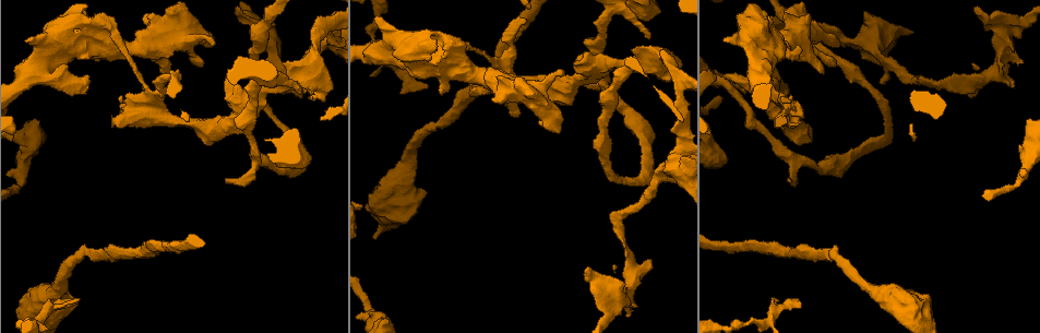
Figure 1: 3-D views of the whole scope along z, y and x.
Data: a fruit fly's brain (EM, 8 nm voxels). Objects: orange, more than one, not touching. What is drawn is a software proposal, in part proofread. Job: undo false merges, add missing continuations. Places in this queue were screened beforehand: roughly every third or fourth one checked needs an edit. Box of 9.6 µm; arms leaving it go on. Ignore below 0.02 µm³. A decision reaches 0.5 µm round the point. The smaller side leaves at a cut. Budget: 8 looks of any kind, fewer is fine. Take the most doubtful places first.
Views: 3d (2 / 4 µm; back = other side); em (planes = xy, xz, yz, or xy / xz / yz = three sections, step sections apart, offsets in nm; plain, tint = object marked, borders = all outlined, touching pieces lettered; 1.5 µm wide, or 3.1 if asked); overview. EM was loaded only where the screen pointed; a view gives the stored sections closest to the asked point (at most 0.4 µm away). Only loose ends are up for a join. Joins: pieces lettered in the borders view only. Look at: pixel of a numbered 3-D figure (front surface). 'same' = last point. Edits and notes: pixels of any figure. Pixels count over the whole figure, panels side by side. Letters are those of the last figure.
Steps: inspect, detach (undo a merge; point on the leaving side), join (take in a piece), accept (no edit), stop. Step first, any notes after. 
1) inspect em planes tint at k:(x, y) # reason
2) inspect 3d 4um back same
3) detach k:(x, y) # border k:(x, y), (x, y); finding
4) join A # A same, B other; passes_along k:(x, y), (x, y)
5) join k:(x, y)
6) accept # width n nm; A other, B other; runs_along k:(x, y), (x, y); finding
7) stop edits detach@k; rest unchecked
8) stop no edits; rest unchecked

inspect 3d 4um at 1:(724, 38) # thick end

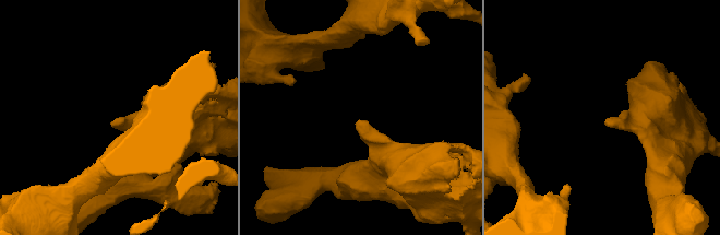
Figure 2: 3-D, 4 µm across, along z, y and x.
inspect em planes borders at 2:(606, 122)

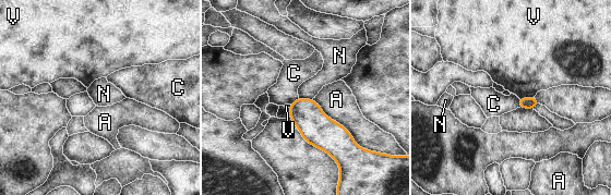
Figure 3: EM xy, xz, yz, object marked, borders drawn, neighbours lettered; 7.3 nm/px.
accept # A other, C other, N other, V other; border 3:(299, 97), (312, 99); no lettered piece goes on from it

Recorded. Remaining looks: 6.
inspect 3d 4um at 1:(213, 41)

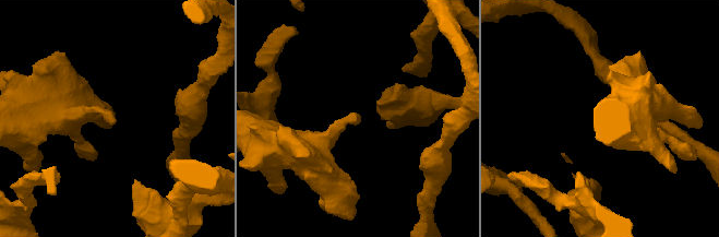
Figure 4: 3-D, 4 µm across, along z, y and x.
inspect em planes borders at 4:(360, 118)

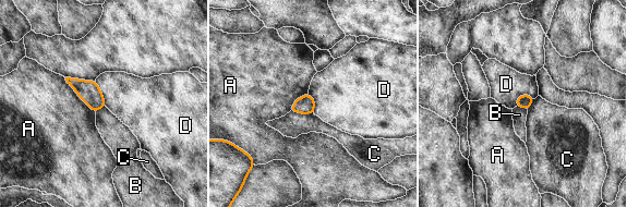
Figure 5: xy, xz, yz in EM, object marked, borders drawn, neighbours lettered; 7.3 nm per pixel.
accept # A other, B other, C other, D other; border 5:(95, 81), (106, 106); no lettered piece goes on from it

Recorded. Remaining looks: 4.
inspect em yz step 8 tint at 1:(798, 50) # thick end

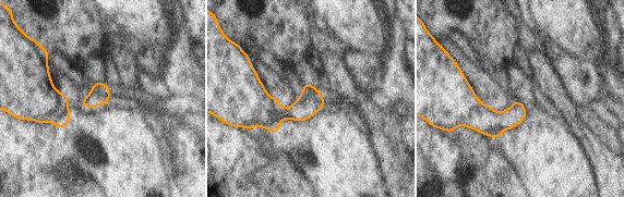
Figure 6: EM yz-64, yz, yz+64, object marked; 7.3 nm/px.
inspect em planes borders same # cut it another way

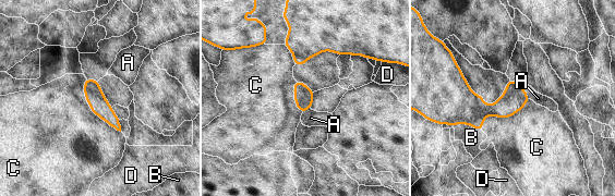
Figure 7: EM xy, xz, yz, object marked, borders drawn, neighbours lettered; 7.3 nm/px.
accept # A other, B other, C other, D other; none of them fits

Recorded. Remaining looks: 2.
stop no edits; rest unchecked

